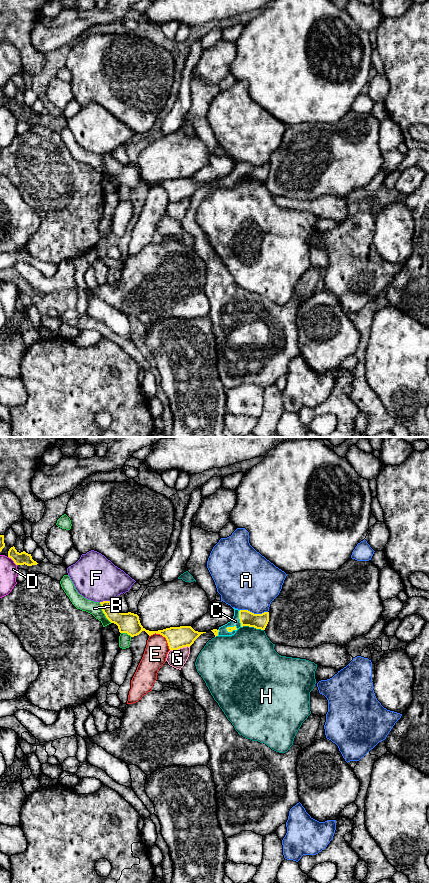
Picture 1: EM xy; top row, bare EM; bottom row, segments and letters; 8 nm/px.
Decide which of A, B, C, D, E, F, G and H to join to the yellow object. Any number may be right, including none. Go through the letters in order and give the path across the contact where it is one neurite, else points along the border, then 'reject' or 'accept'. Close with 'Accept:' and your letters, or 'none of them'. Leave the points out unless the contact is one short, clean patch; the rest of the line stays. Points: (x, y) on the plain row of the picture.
A: reject
B: reject
C: way xy (259, 173), (239, 170), (235, 173); accept
D: reject
E: reject
F: reject
G: border xy (189, 198), (170, 202); reject
H: reject
Accept: C

